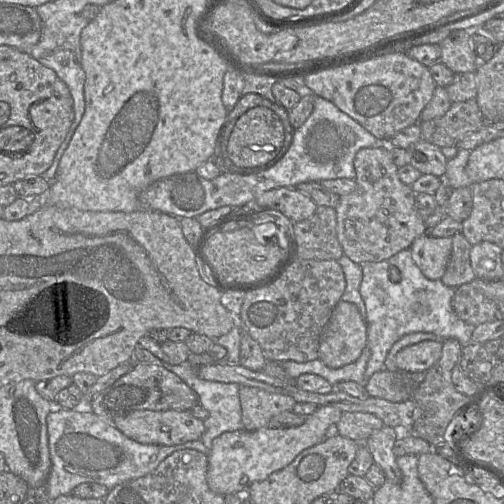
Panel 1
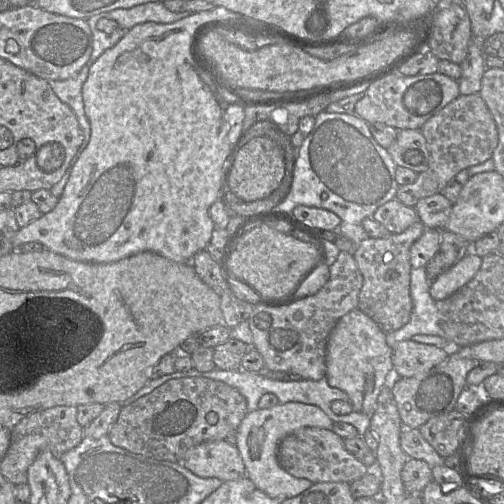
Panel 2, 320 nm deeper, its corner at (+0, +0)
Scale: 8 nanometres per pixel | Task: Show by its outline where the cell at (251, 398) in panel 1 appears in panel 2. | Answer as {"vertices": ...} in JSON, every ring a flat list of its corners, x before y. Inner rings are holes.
{"vertices":[[305,427,285,437,279,444,277,459,281,467,297,478,305,478,312,483,346,482,348,484,368,472,361,461,346,448,343,439,333,430]]}

